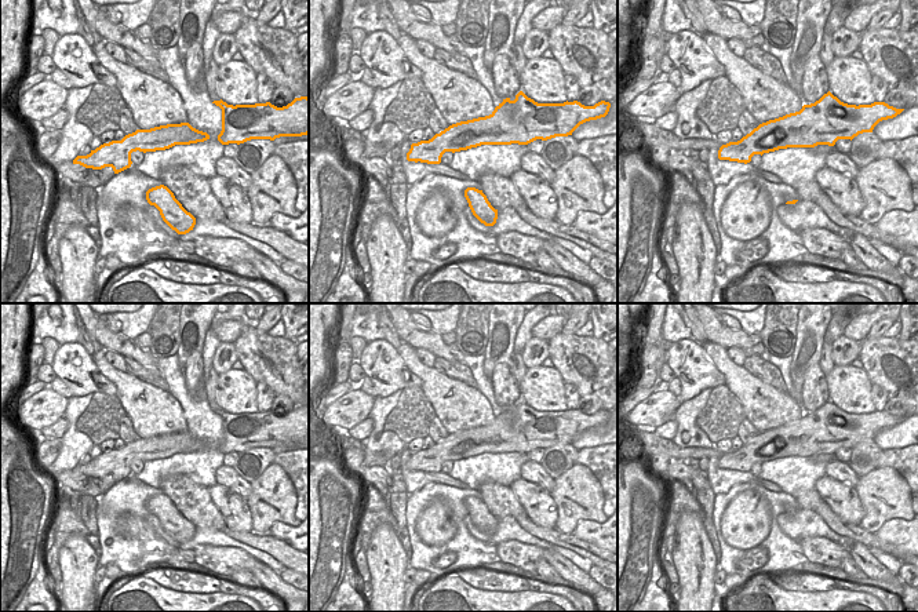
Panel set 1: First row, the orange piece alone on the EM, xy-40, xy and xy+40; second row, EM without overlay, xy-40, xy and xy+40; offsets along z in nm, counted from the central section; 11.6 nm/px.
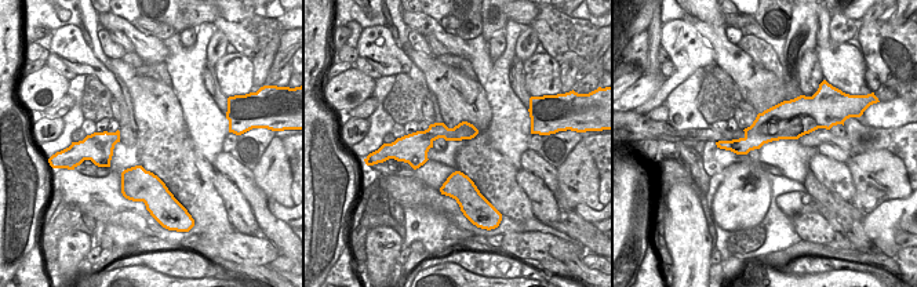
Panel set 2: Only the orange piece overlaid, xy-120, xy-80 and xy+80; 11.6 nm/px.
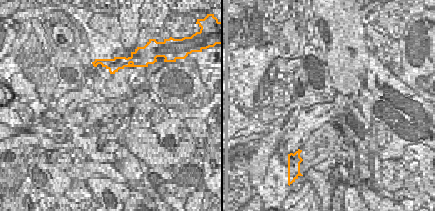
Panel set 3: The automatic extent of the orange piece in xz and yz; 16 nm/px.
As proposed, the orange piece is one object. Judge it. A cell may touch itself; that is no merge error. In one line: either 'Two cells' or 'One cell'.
One cell.

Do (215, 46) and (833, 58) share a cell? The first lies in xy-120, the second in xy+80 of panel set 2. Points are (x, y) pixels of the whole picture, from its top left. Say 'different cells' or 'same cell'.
different cells

